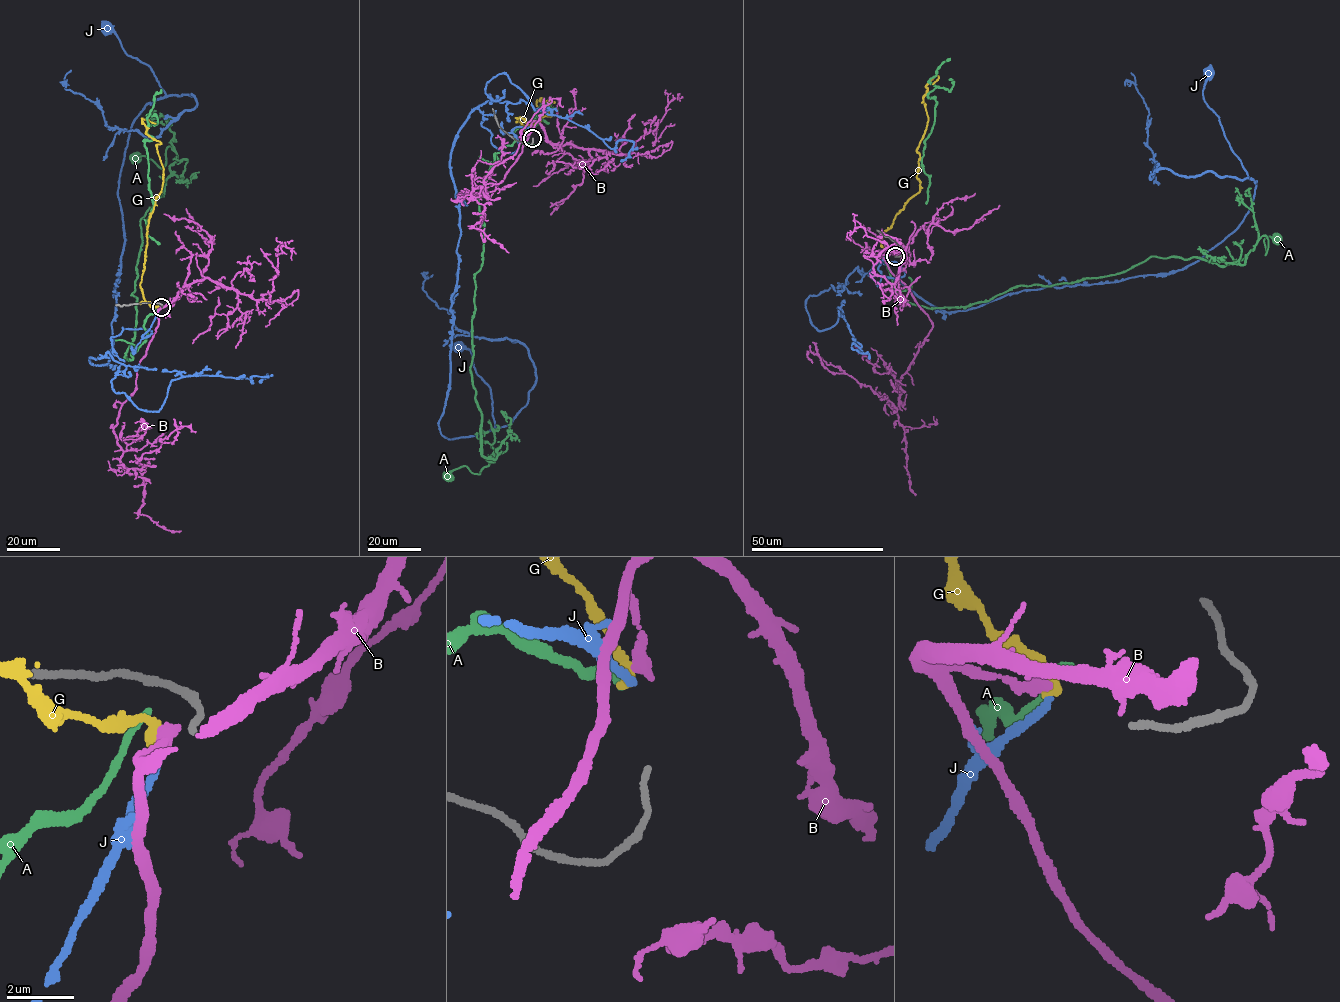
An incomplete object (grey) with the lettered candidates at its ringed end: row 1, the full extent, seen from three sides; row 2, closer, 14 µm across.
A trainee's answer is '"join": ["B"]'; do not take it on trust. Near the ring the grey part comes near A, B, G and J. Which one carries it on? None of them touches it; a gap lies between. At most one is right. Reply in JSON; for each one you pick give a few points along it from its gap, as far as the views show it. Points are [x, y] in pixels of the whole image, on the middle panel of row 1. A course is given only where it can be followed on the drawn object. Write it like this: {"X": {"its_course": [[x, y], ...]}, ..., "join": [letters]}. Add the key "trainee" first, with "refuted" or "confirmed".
{"trainee": "confirmed", "B": {"its_course": [[533, 131], [488, 199], [465, 196], [488, 196], [485, 177], [516, 153], [535, 113], [553, 98], [563, 106]]}, "join": ["B"]}

